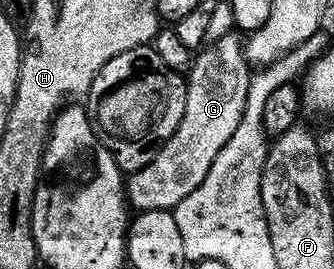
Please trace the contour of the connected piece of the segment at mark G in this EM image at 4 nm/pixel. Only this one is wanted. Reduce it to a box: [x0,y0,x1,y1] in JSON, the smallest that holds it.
[126,33,250,212]

